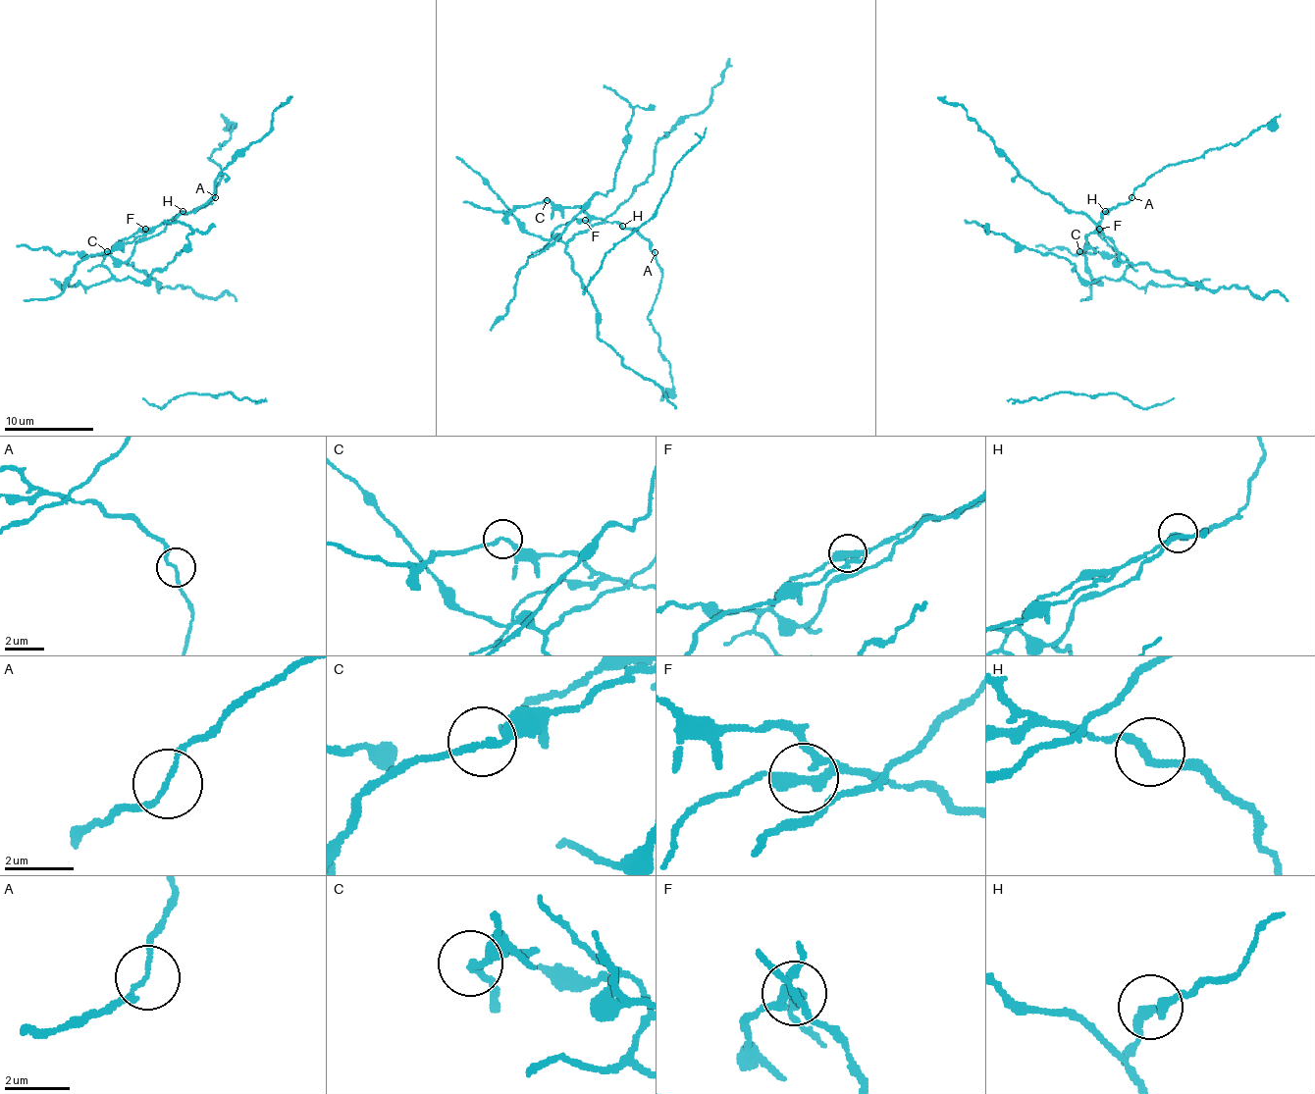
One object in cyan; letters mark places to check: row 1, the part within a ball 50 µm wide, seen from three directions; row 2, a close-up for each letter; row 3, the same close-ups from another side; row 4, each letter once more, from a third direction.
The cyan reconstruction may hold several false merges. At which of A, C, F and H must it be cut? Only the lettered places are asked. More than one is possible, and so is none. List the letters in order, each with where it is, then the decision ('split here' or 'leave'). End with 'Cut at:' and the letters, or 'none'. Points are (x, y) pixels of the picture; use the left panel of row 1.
A: (215, 197) | split here
C: (107, 251) | leave
F: (145, 229) | split here
H: (183, 211) | leave
Cut at: A, F

